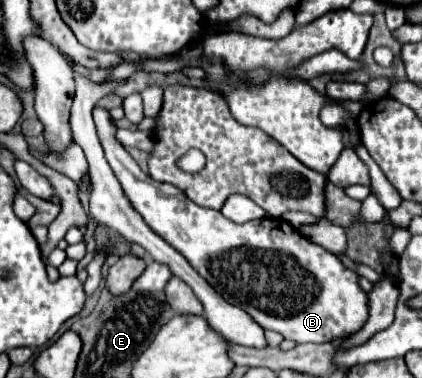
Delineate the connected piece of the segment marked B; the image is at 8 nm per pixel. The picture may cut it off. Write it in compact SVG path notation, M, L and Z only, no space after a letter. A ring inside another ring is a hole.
M96 107L94 111L92 111L92 115L94 115L94 123L96 123L96 129L98 129L98 137L100 137L100 143L102 143L102 147L104 147L104 153L106 153L106 159L108 159L108 163L110 163L110 167L112 167L112 171L114 171L114 175L118 177L118 181L120 181L120 185L122 185L122 189L124 189L124 193L126 193L126 197L130 199L130 203L134 205L134 209L144 217L144 221L146 221L146 225L154 231L154 233L158 233L160 237L164 237L164 241L168 241L178 253L182 253L186 259L188 259L188 263L228 301L228 303L232 303L232 305L236 305L236 307L242 307L260 327L264 327L264 329L272 329L272 331L278 331L278 333L282 333L284 335L284 339L292 339L292 341L296 341L296 343L330 343L332 339L336 339L336 337L348 337L348 335L352 335L352 333L356 333L356 331L360 331L362 327L364 327L364 323L366 323L366 319L368 319L368 295L360 289L360 285L358 285L358 275L356 273L352 273L350 269L346 269L340 261L338 261L338 257L336 255L332 255L330 251L326 251L324 247L320 247L320 245L316 245L316 243L312 243L310 239L306 239L304 235L300 235L290 223L286 223L284 219L272 219L272 217L264 217L264 219L258 219L258 221L248 221L248 223L242 223L242 225L238 225L238 223L234 223L234 221L228 221L220 211L214 211L214 209L206 209L206 207L200 207L200 205L196 205L194 201L190 201L178 187L174 187L174 185L170 185L170 183L160 183L160 181L154 181L152 177L148 177L146 173L142 173L140 171L140 167L136 165L136 161L130 157L130 153L116 141L116 137L114 137L114 133L116 133L116 125L114 125L114 121L112 121L112 117L110 117L110 113L106 111L106 109L102 109L102 107Z

